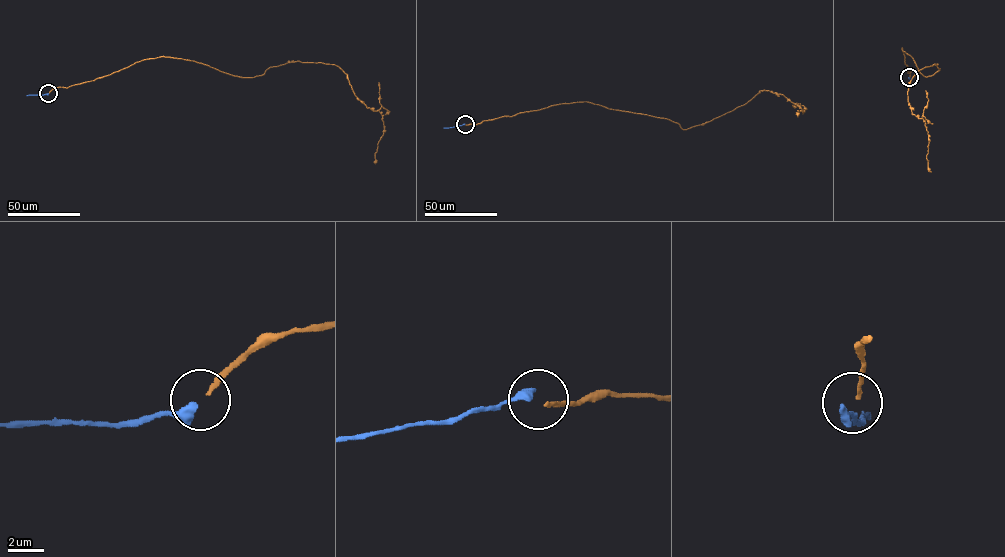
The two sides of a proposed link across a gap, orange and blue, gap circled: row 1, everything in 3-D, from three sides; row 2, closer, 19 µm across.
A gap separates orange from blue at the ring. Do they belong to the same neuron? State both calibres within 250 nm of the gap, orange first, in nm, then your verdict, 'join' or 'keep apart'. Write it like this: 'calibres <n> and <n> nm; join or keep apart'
calibres 220 and 480 nm; keep apart

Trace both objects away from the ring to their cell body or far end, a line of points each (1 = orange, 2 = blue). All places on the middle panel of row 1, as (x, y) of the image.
1: (465, 125), (587, 102), (667, 118), (687, 129), (743, 105), (763, 90), (800, 106), (798, 116)
2: (465, 124), (443, 128)

